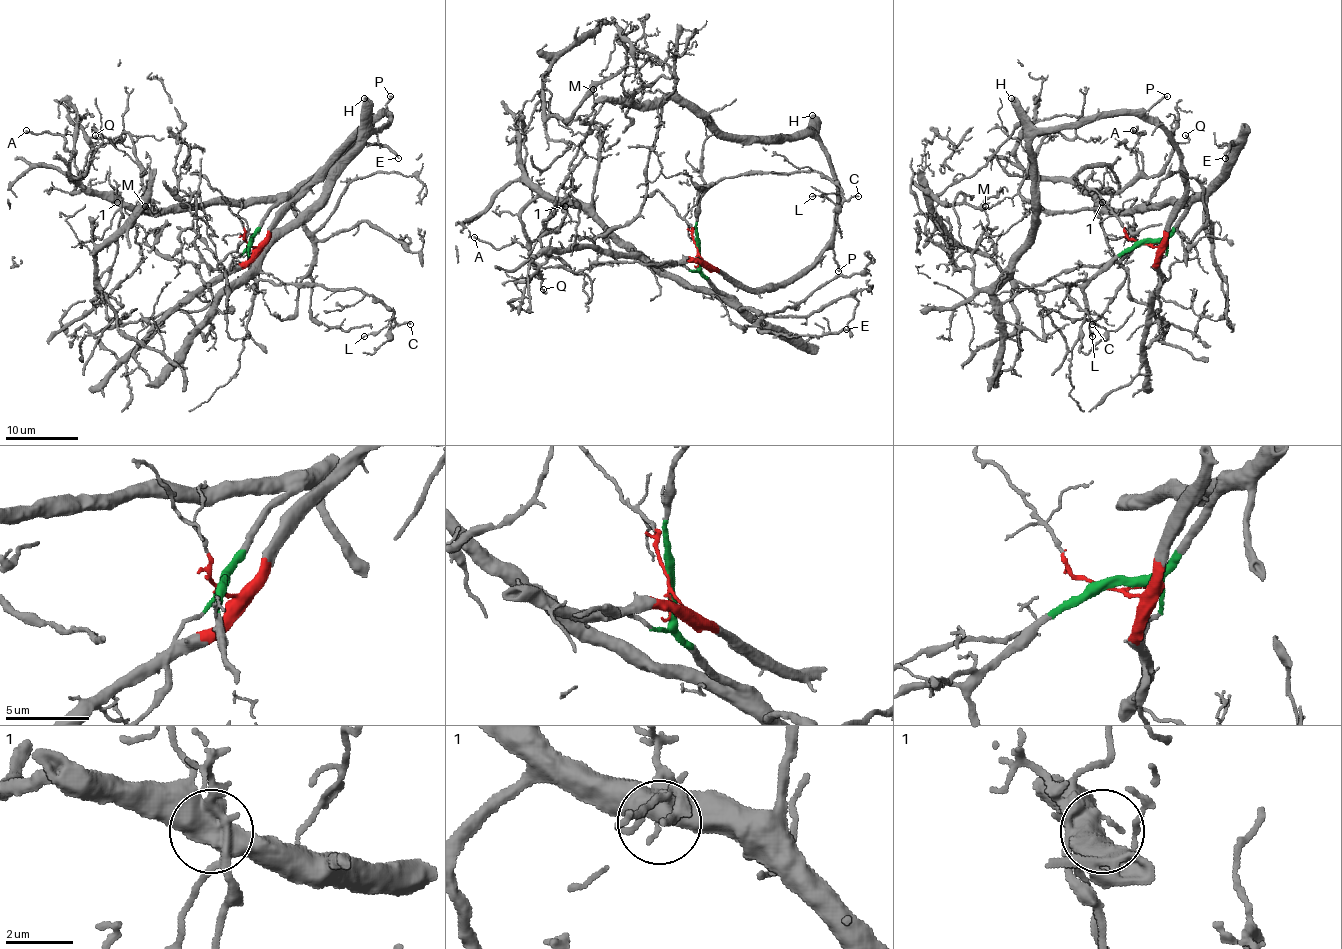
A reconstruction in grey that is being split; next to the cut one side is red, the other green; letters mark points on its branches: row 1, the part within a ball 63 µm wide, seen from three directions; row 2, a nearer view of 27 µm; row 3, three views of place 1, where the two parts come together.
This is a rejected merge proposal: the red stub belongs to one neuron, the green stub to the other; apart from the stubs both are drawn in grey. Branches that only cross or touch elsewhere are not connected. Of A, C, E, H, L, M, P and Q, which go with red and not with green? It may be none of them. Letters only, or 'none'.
H, P

